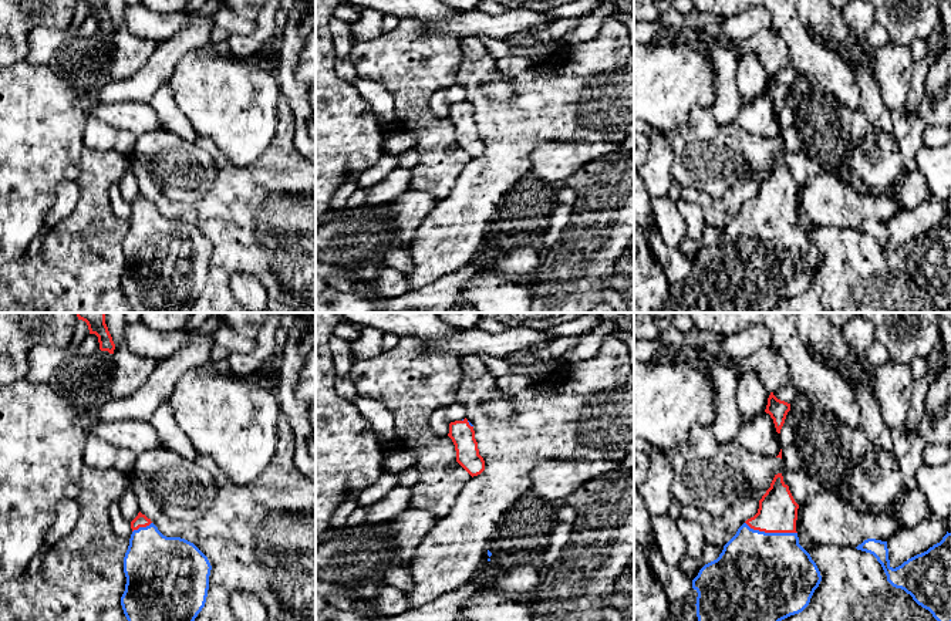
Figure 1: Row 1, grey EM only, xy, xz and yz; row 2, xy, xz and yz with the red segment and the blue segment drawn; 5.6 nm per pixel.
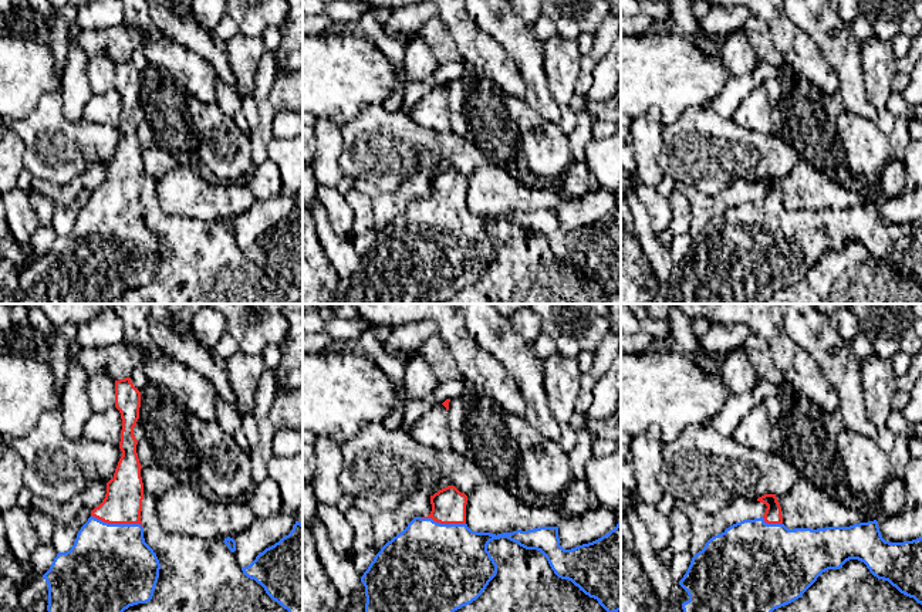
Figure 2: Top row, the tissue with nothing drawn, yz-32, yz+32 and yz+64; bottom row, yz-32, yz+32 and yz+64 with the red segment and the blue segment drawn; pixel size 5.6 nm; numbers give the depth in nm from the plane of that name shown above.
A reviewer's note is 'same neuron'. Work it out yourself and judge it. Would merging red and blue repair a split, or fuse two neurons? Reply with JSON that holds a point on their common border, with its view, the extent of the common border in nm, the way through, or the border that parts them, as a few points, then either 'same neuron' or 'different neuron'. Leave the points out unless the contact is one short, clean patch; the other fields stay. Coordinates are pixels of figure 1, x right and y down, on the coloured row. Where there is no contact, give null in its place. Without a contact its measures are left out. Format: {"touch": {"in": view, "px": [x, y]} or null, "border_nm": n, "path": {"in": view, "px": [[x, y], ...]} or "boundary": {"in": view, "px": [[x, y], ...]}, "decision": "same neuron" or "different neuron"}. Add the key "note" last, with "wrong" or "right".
{"touch": {"in": "yz", "px": [771, 532]}, "border_nm": 300, "path": {"in": "yz", "px": [[778, 512], [771, 532], [766, 544], [766, 576]]}, "decision": "same neuron", "note": "right"}

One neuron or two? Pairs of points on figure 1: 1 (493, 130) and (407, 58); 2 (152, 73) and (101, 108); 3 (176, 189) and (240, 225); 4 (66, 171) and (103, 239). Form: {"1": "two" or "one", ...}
{"1": "two", "2": "two", "3": "two", "4": "two"}

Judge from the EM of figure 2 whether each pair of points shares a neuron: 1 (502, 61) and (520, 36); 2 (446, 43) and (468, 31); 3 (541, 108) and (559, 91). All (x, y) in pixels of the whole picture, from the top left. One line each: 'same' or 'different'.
1: different
2: different
3: different

